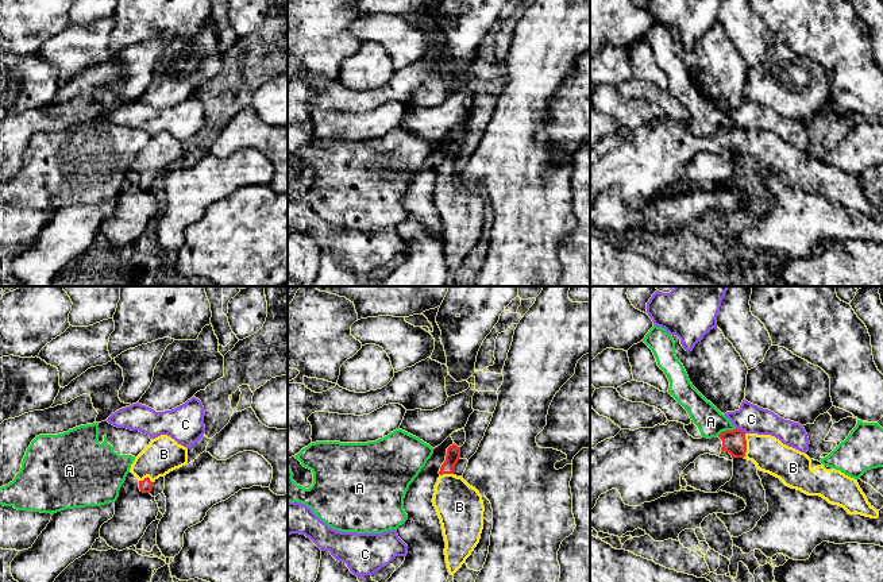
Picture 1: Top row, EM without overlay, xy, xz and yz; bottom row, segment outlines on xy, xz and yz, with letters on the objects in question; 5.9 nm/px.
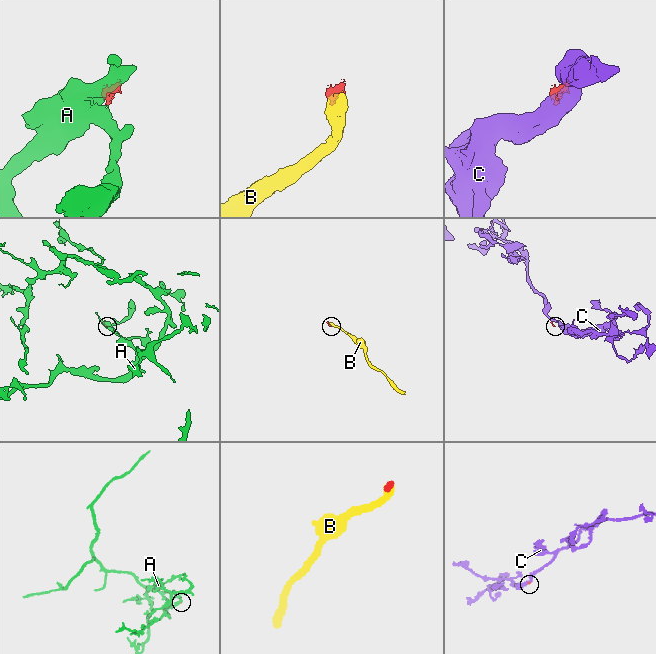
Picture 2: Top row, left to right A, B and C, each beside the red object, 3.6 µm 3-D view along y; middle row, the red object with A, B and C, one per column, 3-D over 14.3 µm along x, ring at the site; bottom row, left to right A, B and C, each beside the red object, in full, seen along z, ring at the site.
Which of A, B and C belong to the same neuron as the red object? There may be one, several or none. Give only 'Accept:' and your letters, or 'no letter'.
Accept: B

